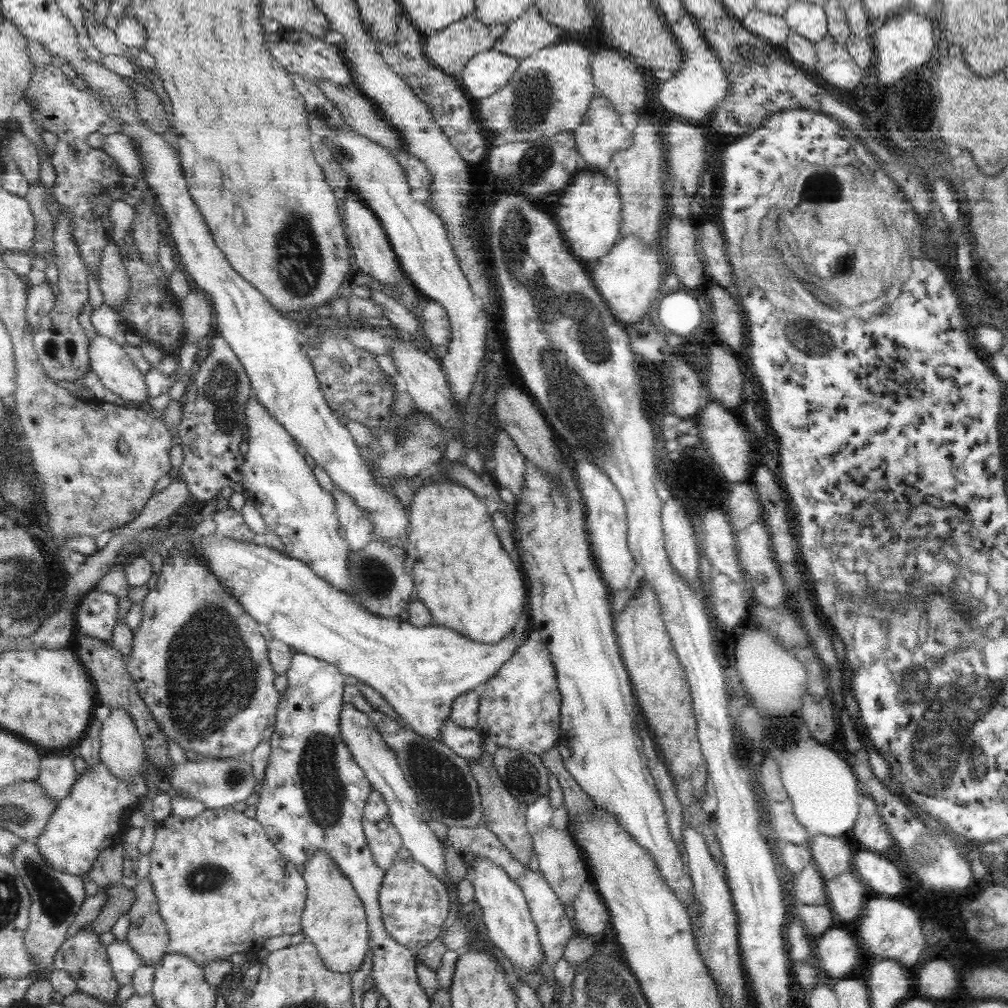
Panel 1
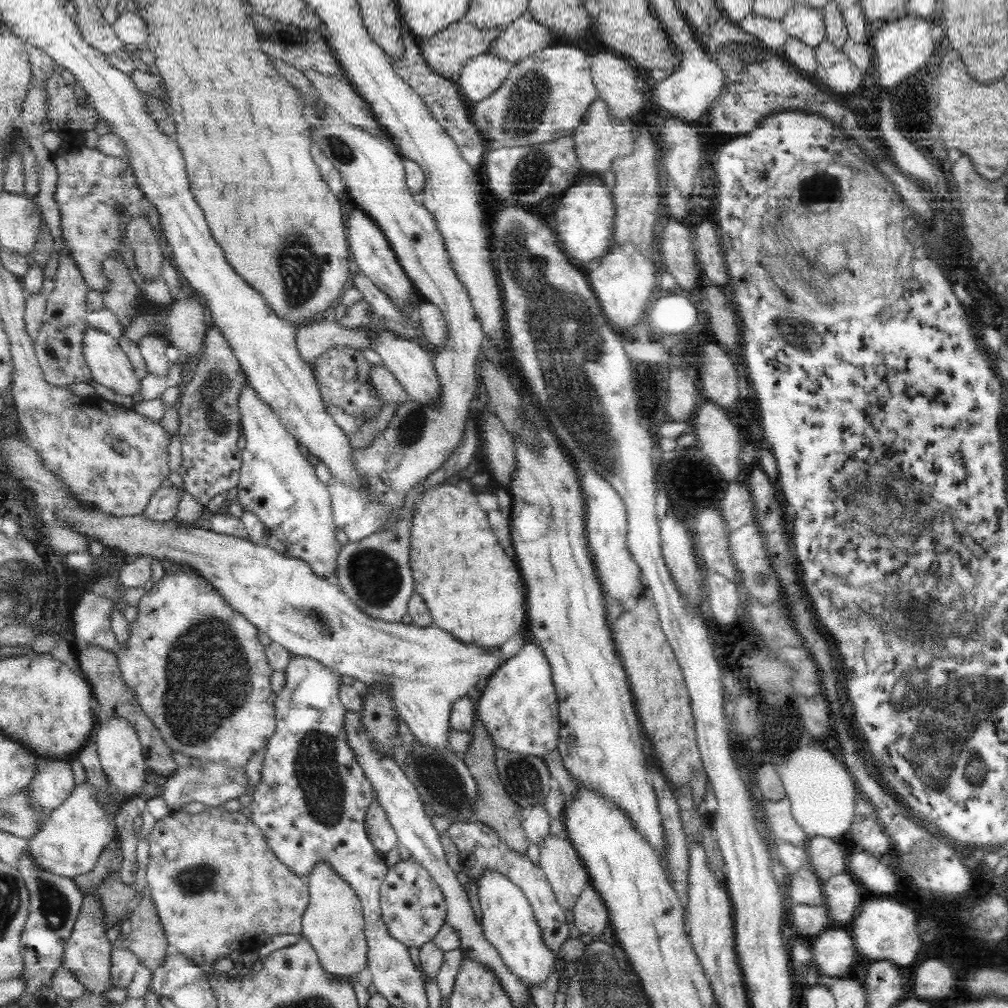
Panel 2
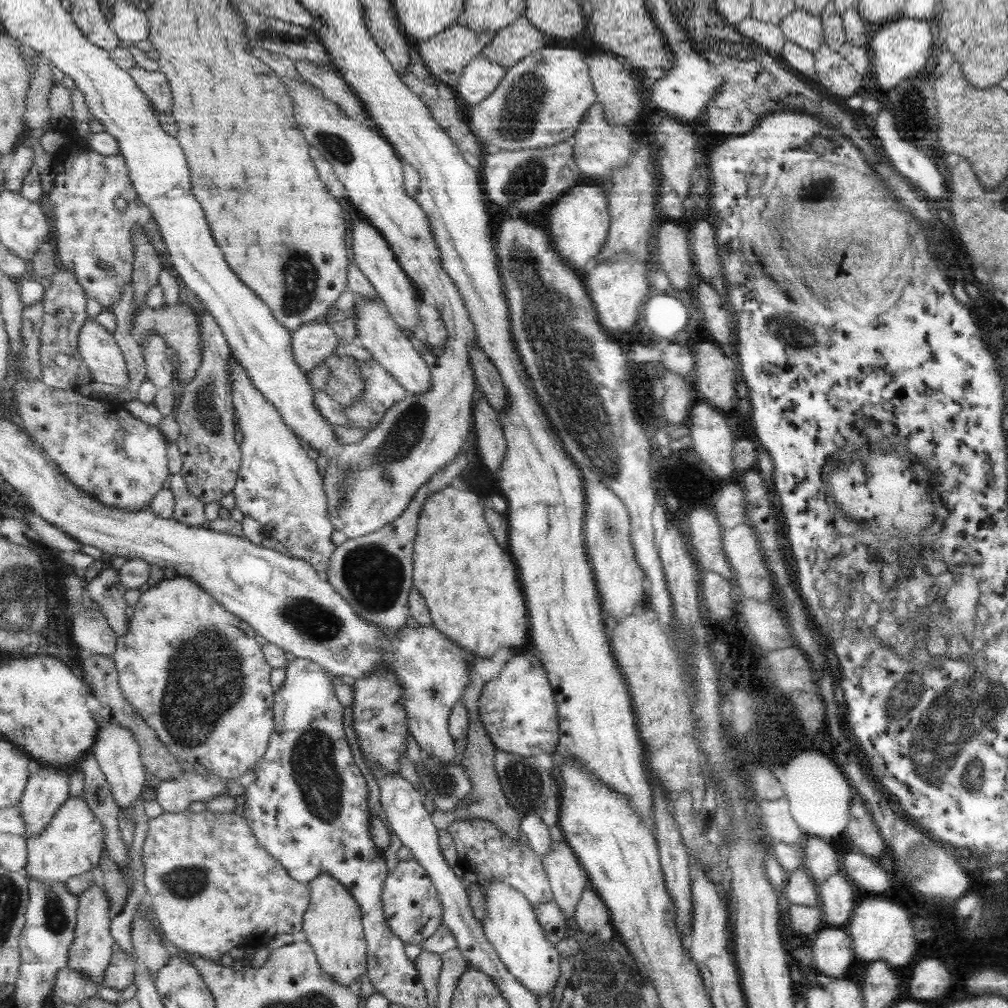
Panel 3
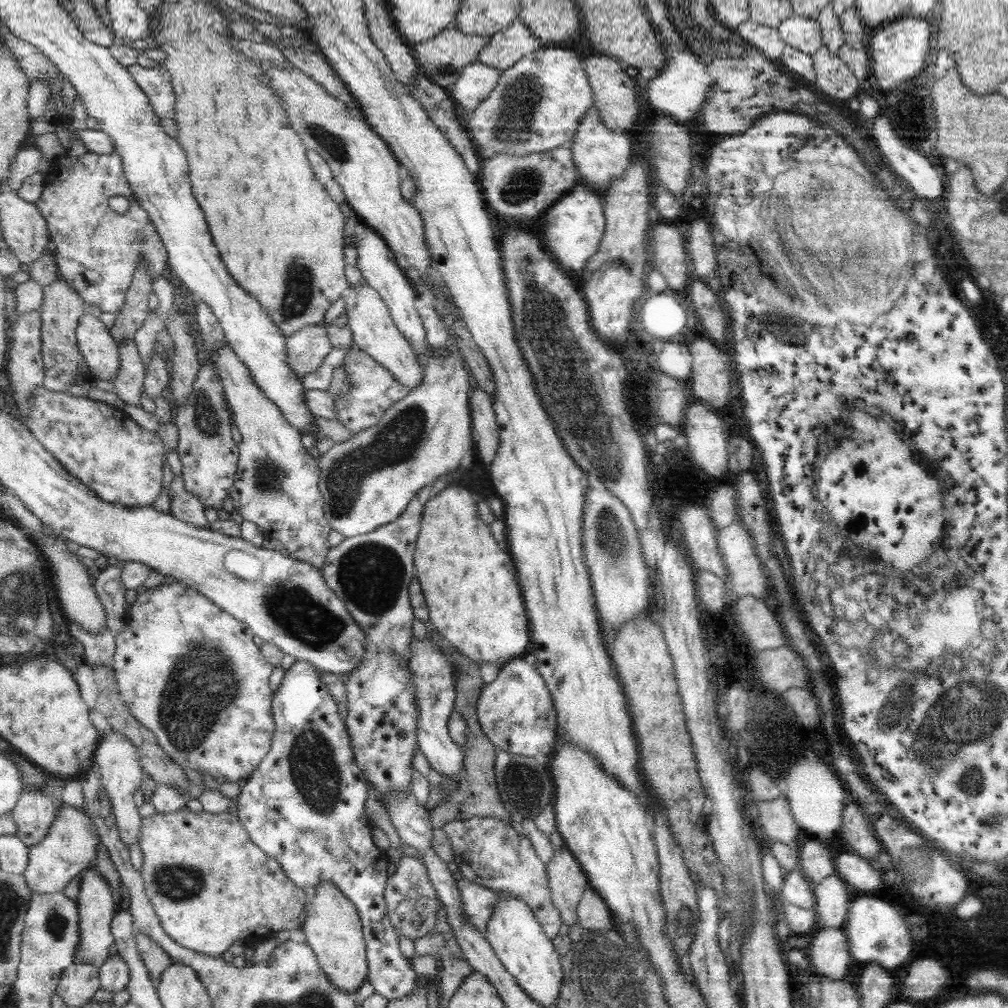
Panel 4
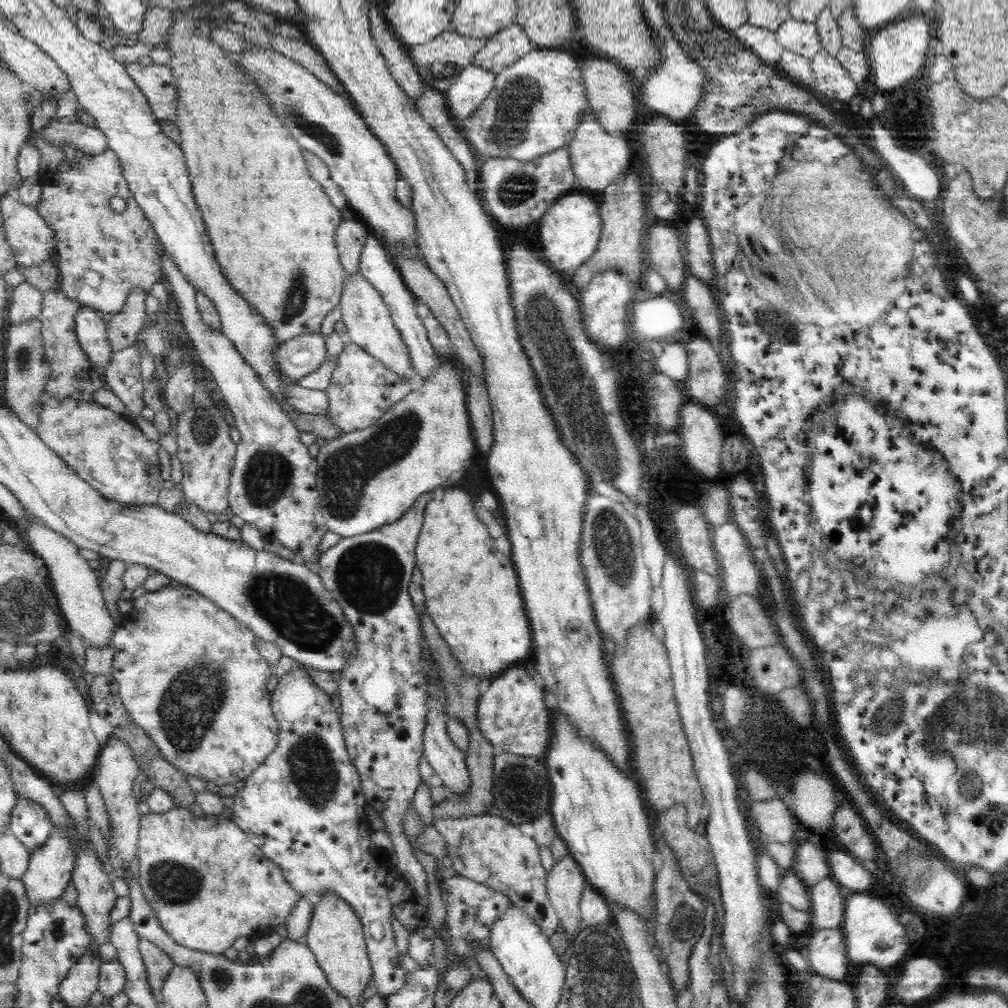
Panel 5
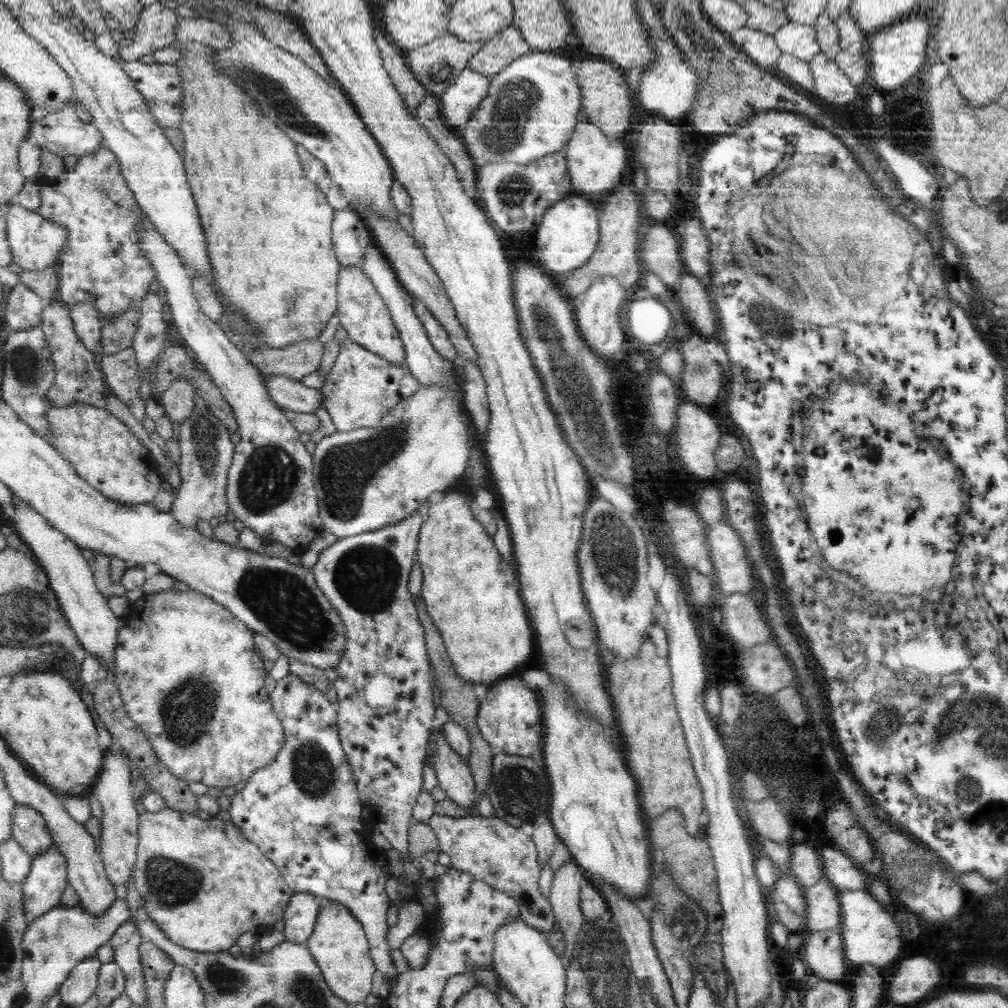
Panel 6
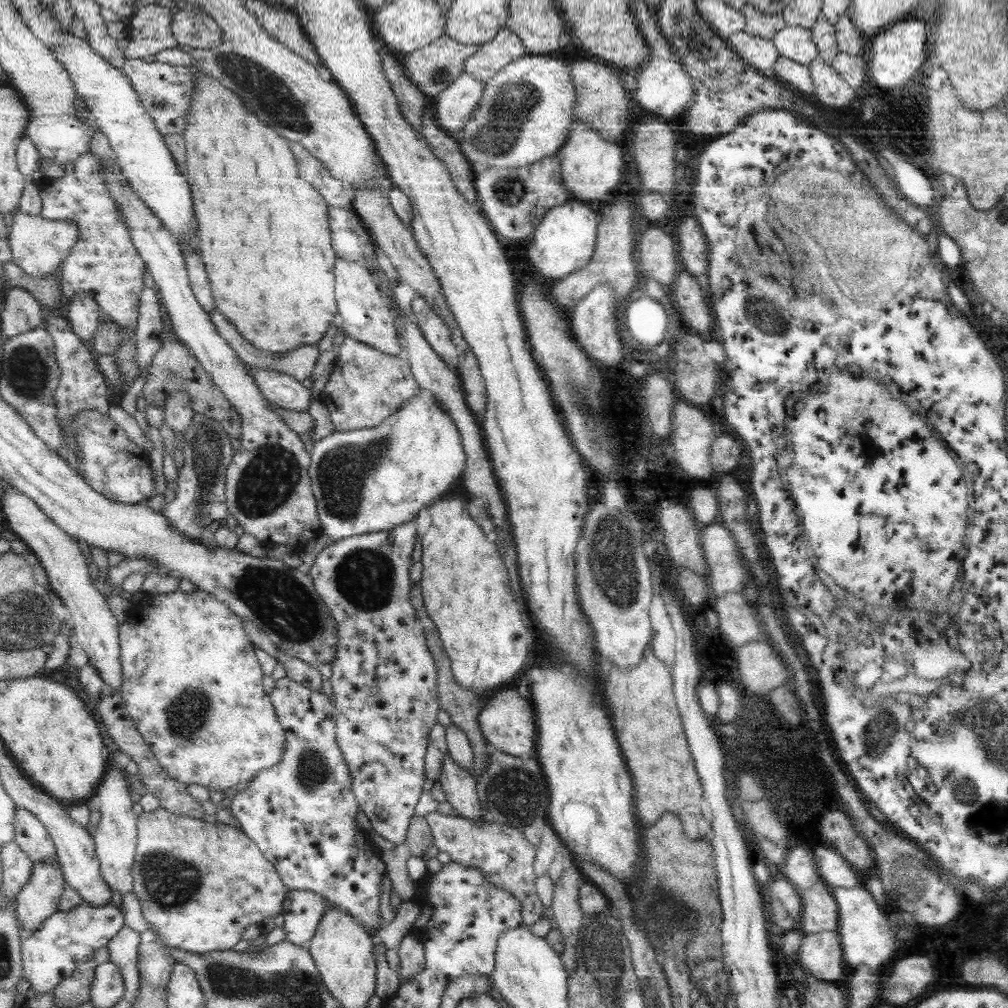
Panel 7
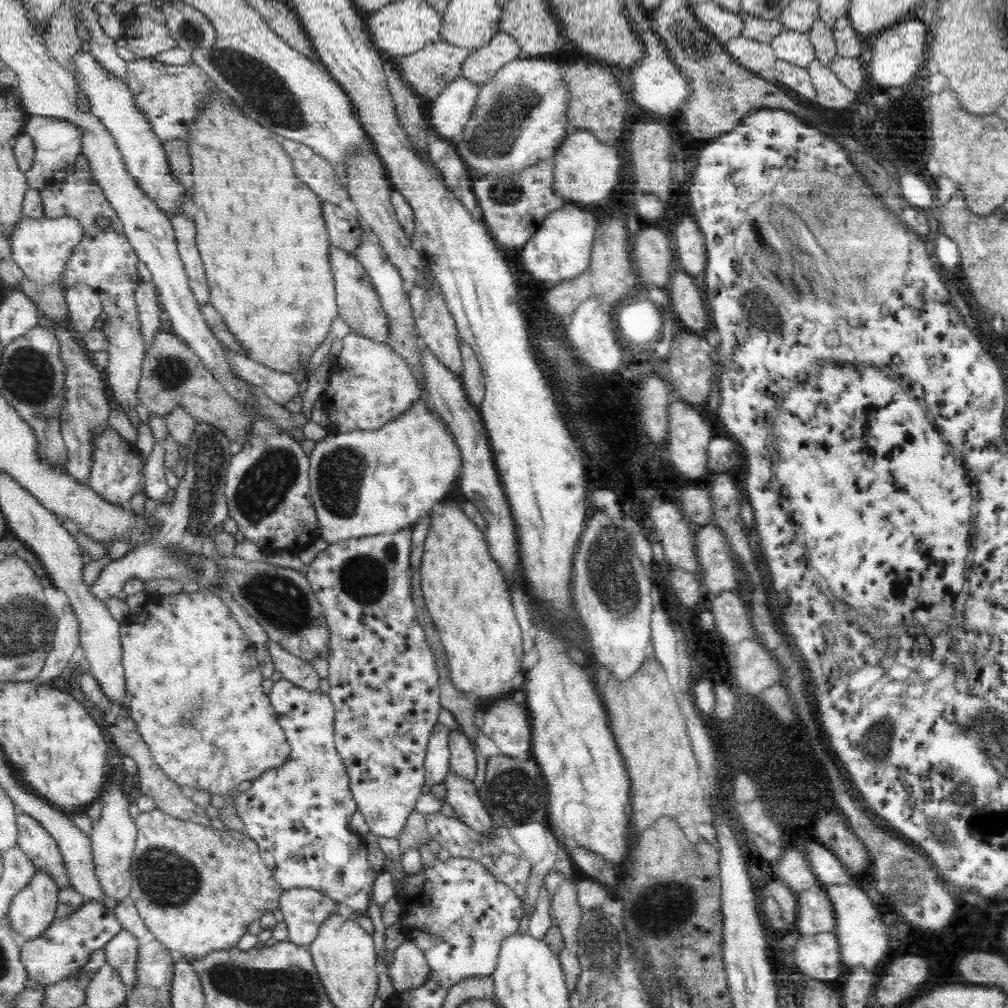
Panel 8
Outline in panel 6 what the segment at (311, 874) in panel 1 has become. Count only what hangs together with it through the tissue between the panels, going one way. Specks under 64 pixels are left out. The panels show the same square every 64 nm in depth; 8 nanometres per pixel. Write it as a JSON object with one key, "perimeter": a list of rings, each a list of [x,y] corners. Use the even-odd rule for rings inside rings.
{"perimeter":[[[326,900],[319,913],[318,924],[309,940],[311,953],[323,971],[327,984],[336,995],[343,998],[350,1007],[363,1003],[369,993],[374,993],[373,976],[377,972],[370,942],[363,923],[351,912],[348,906],[336,900]]]}

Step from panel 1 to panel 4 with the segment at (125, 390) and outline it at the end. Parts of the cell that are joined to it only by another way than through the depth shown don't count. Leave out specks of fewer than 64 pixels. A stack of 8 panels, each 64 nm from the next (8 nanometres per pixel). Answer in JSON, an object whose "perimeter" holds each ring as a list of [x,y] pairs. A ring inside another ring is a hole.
{"perimeter":[[[88,312],[80,319],[76,335],[81,354],[98,380],[112,383],[119,376],[119,368],[122,366],[120,345],[99,317]]]}

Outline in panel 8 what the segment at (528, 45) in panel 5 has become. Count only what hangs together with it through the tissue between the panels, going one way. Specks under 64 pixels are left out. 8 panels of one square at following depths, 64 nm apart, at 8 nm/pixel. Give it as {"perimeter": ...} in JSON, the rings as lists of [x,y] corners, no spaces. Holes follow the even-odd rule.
{"perimeter":[[[500,31],[490,44],[477,49],[464,63],[463,76],[476,84],[488,84],[499,70],[520,59],[522,47],[510,34]]]}

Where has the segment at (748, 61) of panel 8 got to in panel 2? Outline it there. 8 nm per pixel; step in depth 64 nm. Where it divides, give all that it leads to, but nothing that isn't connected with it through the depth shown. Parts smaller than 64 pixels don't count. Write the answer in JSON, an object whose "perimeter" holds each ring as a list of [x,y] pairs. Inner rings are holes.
{"perimeter":[[[749,14],[747,17],[737,22],[747,34],[754,35],[763,45],[765,45],[772,53],[781,50],[781,46],[788,38],[781,21],[771,20],[759,15]]]}

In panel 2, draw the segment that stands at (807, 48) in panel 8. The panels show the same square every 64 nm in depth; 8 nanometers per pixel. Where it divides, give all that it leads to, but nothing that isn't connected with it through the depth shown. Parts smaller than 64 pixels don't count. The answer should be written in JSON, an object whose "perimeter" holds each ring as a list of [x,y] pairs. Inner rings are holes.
{"perimeter":[[[793,2],[780,21],[787,36],[797,38],[810,48],[815,48],[824,40],[823,15],[820,9],[810,7],[807,3]]]}

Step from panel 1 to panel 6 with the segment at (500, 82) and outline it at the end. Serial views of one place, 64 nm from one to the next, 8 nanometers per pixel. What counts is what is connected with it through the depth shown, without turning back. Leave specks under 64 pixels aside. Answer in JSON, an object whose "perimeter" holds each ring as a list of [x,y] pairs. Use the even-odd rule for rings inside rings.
{"perimeter":[[[467,68],[457,81],[440,96],[440,104],[447,124],[461,130],[474,118],[482,100],[489,96],[491,78]]]}

